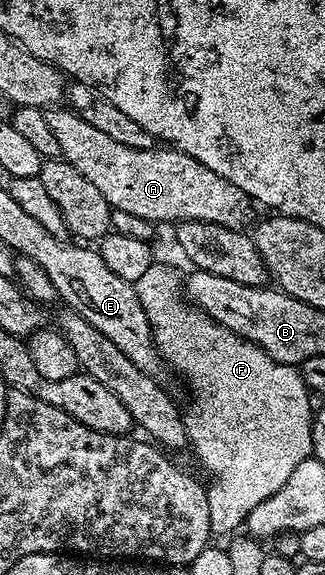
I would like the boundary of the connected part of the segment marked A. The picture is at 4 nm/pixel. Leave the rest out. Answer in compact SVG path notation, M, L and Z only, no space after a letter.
M67 108L45 109L44 116L54 132L54 140L58 140L64 161L74 164L90 184L97 186L113 210L131 212L157 224L205 222L231 230L247 227L247 222L253 221L254 202L242 188L230 184L230 180L218 176L218 172L210 172L206 164L198 164L198 160L180 150L126 148L126 144L117 144L112 137L98 132L94 124L86 124L82 116Z

